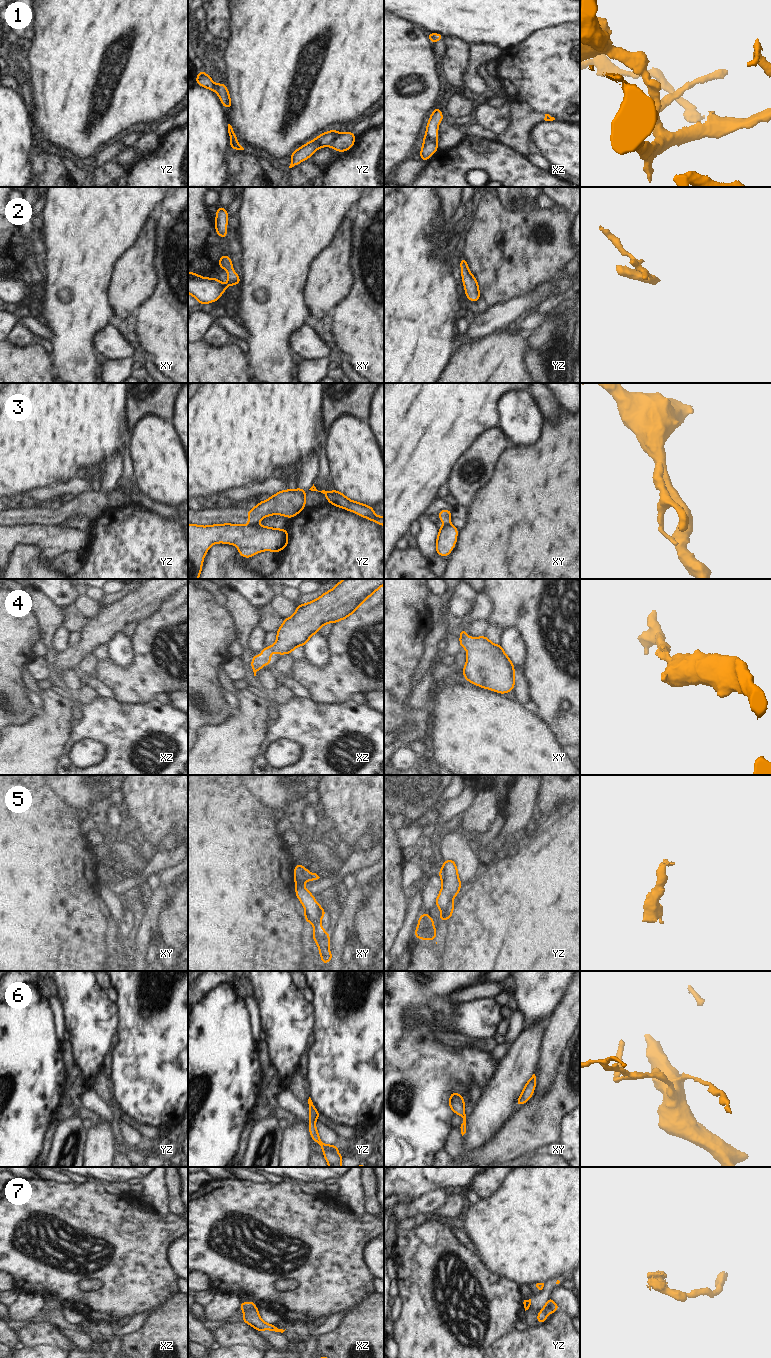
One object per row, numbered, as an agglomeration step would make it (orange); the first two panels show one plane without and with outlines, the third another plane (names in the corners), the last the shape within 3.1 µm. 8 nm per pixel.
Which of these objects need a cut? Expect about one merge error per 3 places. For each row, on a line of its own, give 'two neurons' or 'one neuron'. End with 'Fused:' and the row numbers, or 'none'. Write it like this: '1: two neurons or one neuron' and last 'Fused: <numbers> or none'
1: two neurons
2: one neuron
3: two neurons
4: one neuron
5: one neuron
6: one neuron
7: one neuron
Fused: 1, 3

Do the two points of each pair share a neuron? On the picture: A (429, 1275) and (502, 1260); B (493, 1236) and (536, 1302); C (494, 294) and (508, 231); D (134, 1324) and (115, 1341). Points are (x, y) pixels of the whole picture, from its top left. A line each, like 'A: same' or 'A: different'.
A: different
B: different
C: same
D: same

